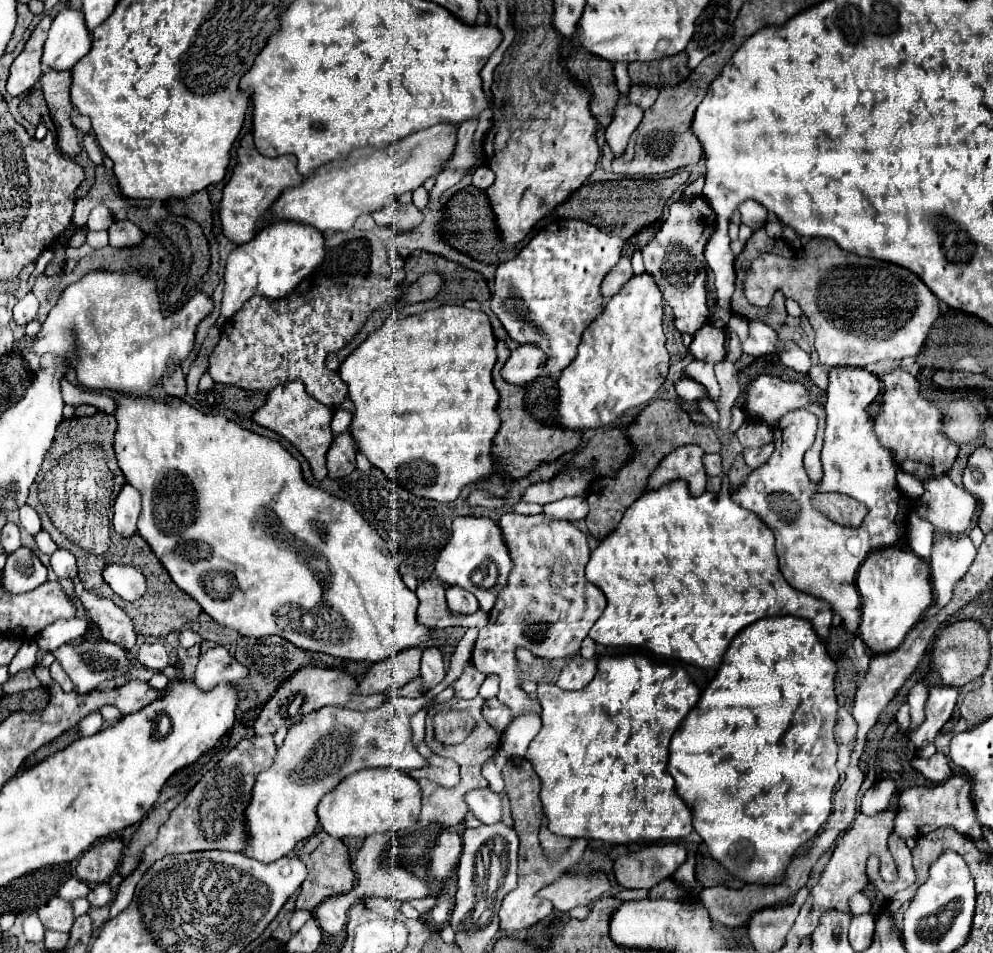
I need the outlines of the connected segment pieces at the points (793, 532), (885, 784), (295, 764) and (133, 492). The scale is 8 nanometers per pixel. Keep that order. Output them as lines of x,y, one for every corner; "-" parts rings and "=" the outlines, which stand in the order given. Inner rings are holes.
858,367
830,369
822,483
814,485
802,465
802,457
815,439
817,418
804,409
798,409
786,413
774,427
774,457
744,477
732,493
734,503
756,513
774,531
780,571
788,583
798,591
828,601
850,633
858,633
862,617
862,599
856,589
856,571
860,563
872,549
888,547
898,541
898,467
892,449
880,445
874,433
874,419
866,411
878,393
880,381
872,373
-
816,493
842,493
862,501
868,505
864,523
858,529
836,525
822,511
812,507
812,495
=
891,779
878,781
874,787
870,787
862,799
862,813
864,815
878,815
890,809
892,797
896,786
=
396,697
372,711
322,707
292,725
274,755
274,763
266,771
258,773
254,781
250,803
244,809
248,837
246,847
240,853
262,863
286,857
296,843
314,835
318,827
316,805
320,799
344,777
360,769
388,767
396,771
410,771
424,767
426,759
416,751
410,739
410,717
418,709
422,709
418,699
=
124,485
114,501
114,529
122,537
136,533
136,521
140,515
140,493
132,485

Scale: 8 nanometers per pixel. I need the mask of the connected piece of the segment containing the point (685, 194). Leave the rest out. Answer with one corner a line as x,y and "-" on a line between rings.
698,177
690,185
686,185
686,189
682,191
682,201
690,203
694,197
702,197
702,187
704,187
704,177

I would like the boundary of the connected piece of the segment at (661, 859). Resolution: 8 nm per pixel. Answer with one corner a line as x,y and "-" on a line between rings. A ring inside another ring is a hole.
680,843
650,845
638,853
622,855
614,863
616,881
628,889
652,889
660,881
674,875
686,861
686,847

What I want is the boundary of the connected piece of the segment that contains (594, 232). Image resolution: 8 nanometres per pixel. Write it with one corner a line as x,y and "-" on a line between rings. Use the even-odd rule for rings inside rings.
556,221
542,229
512,261
502,263
496,269
494,293
490,299
492,311
498,315
502,327
518,345
536,345
546,353
544,371
556,375
568,367
576,357
578,343
582,341
584,329
602,313
604,301
600,293
600,283
608,271
618,263
622,255
624,241
616,235
606,235
598,227
584,221

